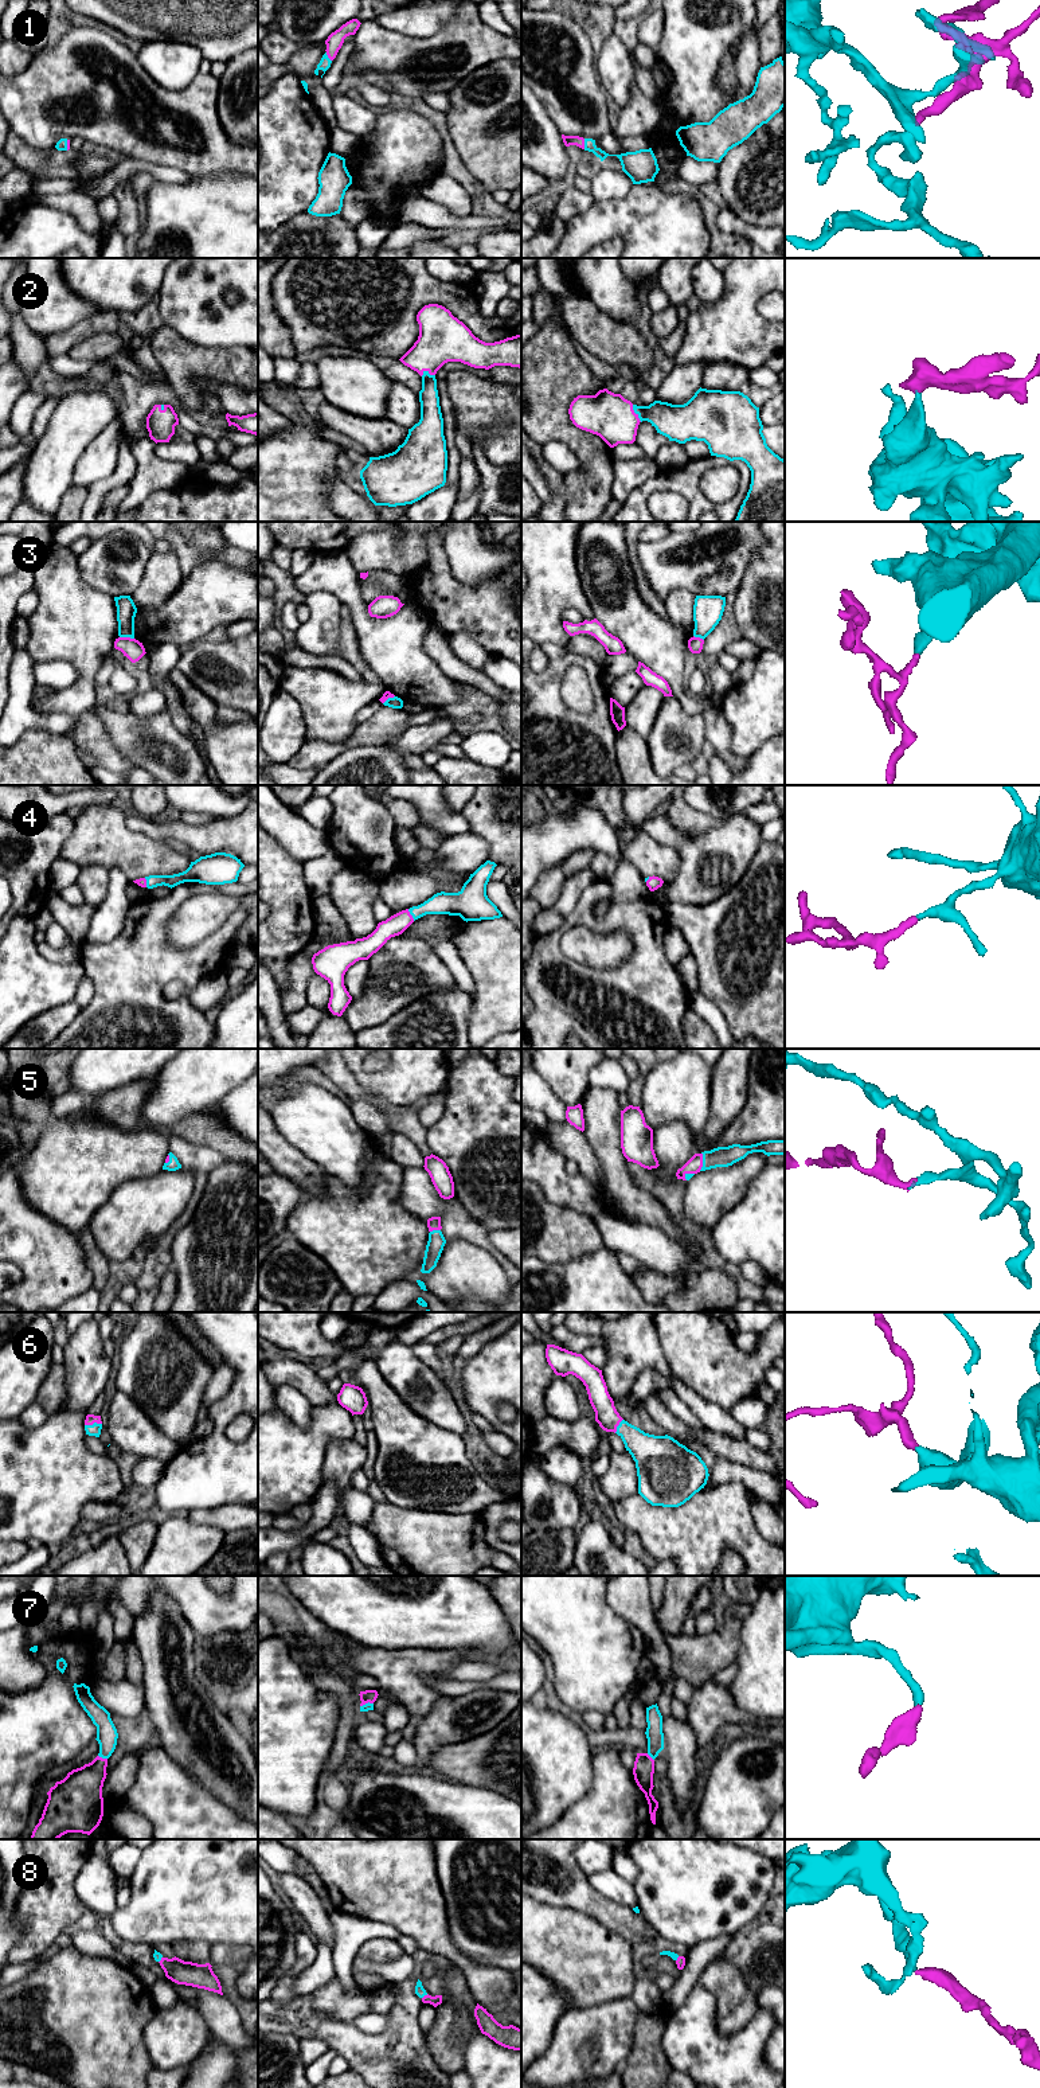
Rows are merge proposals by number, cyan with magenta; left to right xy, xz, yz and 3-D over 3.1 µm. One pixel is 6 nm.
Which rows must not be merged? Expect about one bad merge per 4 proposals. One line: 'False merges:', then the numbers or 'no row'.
False merges: 3

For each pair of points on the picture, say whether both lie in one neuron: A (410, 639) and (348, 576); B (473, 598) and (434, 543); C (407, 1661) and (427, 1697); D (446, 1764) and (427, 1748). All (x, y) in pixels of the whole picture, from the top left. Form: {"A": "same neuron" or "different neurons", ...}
{"A": "same neuron", "B": "same neuron", "C": "same neuron", "D": "different neurons"}

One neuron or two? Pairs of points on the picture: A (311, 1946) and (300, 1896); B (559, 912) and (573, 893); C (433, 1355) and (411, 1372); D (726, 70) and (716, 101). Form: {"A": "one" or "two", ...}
{"A": "two", "B": "one", "C": "two", "D": "two"}

